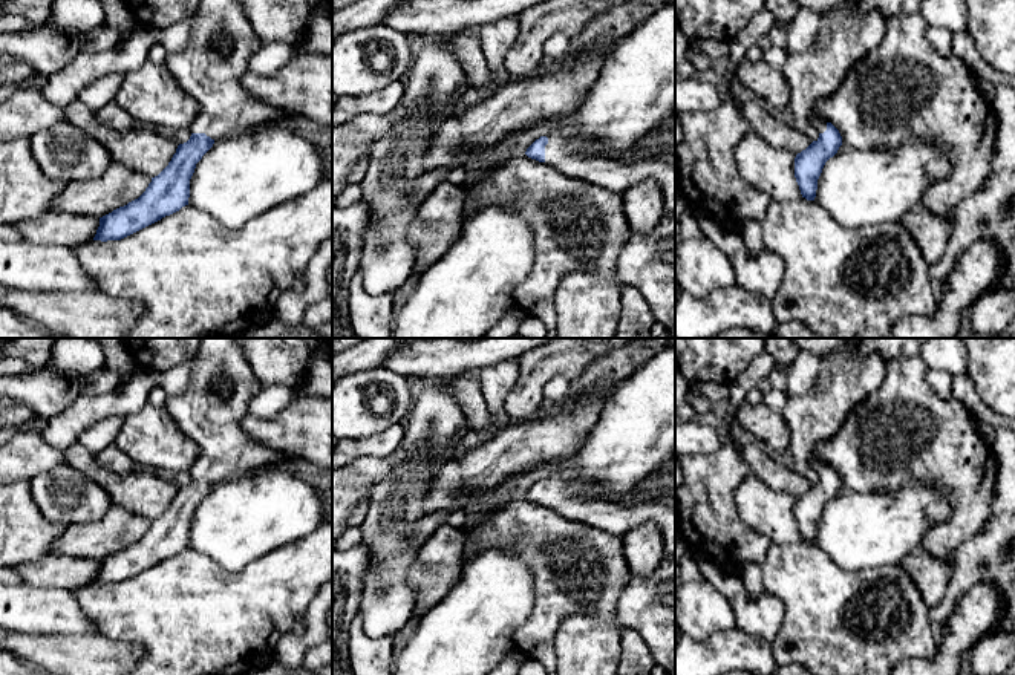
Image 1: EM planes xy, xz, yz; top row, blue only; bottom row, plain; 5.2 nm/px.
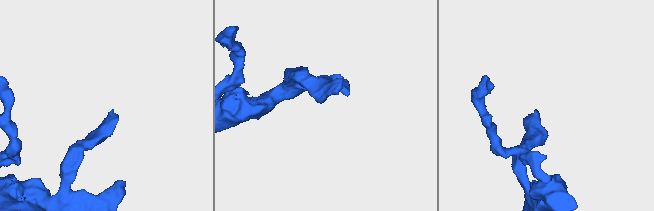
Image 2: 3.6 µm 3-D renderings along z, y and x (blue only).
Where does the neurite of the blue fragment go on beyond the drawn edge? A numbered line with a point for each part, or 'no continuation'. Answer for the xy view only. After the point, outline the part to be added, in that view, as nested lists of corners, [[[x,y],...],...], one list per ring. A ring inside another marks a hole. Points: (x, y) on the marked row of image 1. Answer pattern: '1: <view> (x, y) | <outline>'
1: xy (210, 68) | [[[199,0],[187,46],[165,60],[178,84],[199,104],[199,113],[190,124],[191,133],[219,141],[268,122],[291,122],[289,113],[256,99],[242,86],[248,61],[262,44],[237,0]]]

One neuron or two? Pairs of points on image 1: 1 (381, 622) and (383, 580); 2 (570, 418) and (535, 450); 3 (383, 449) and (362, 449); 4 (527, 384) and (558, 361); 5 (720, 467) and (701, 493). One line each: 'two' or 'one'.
1: one
2: one
3: one
4: one
5: one

